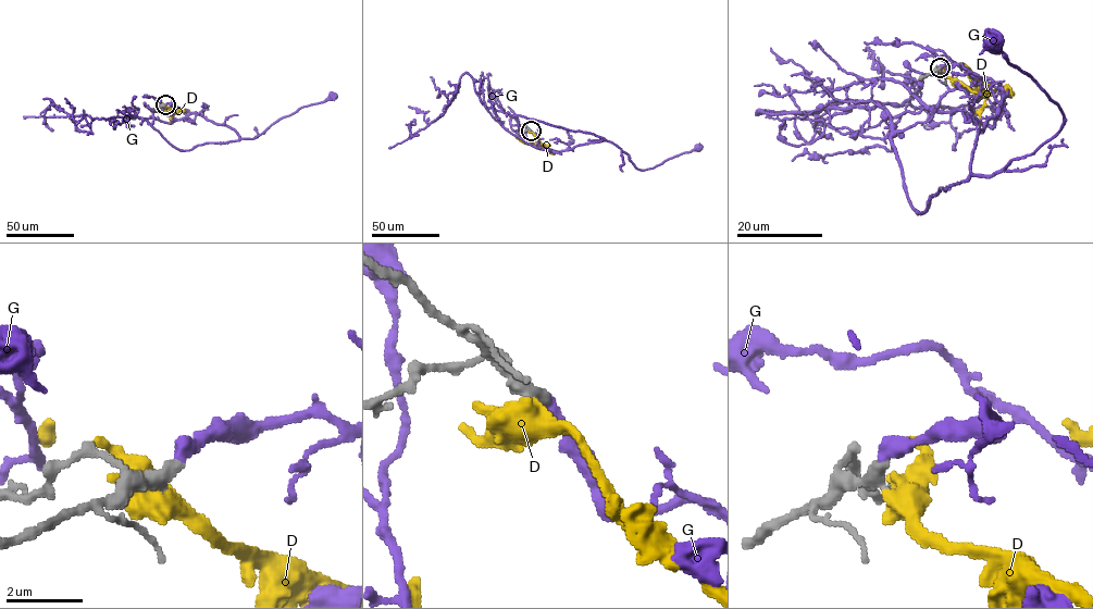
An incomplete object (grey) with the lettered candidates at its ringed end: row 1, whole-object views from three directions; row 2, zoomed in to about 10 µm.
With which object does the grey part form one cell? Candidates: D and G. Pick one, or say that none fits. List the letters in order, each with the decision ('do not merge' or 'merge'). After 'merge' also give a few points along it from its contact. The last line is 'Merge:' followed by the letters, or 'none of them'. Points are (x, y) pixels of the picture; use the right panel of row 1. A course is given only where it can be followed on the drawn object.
D: do not merge
G: merge; course (940, 67), (964, 66), (1005, 94), (971, 160), (973, 174), (993, 175), (1033, 154), (1063, 117), (993, 42)
Merge: G

